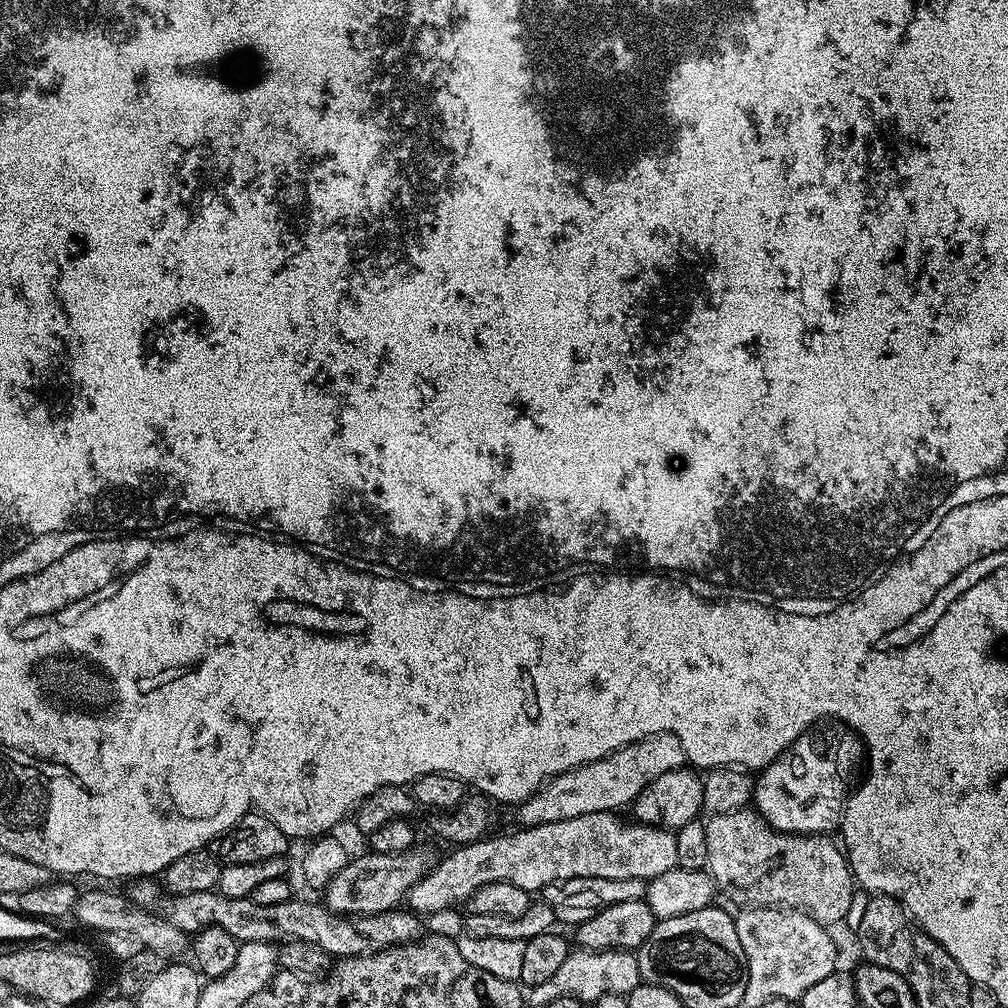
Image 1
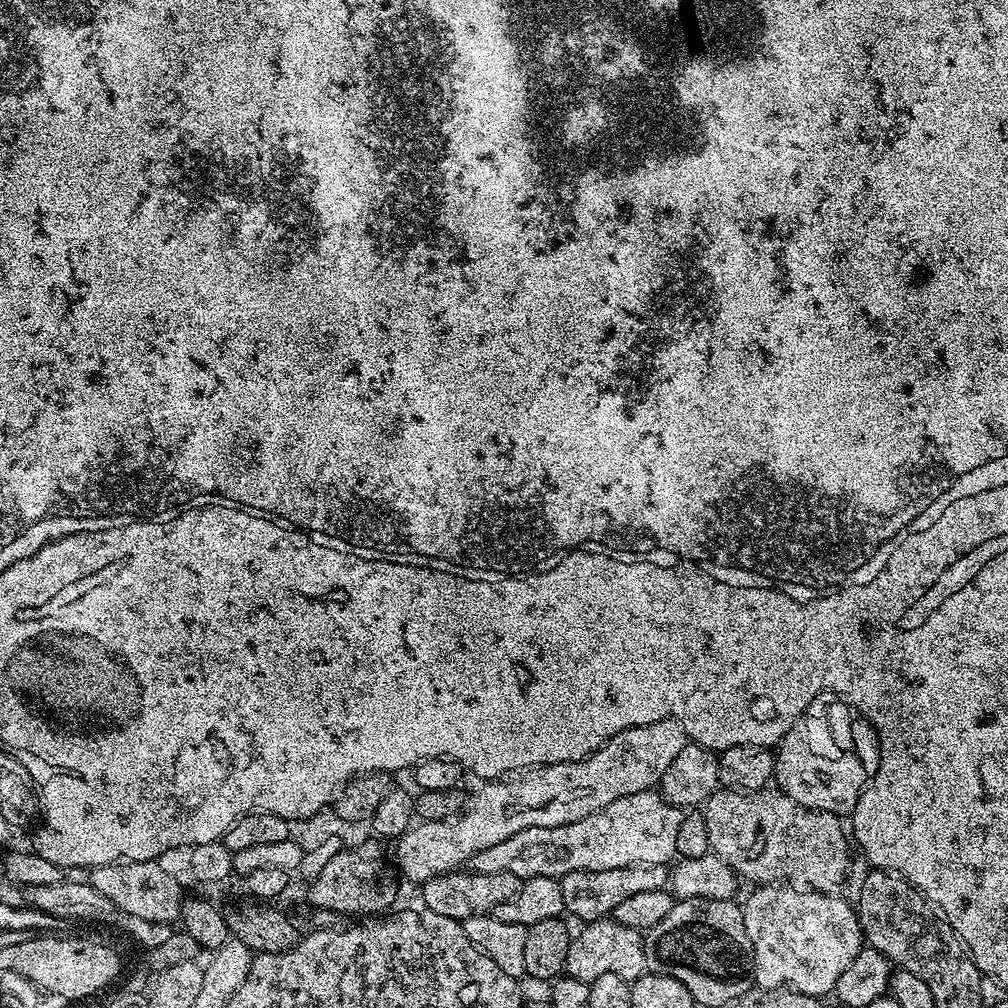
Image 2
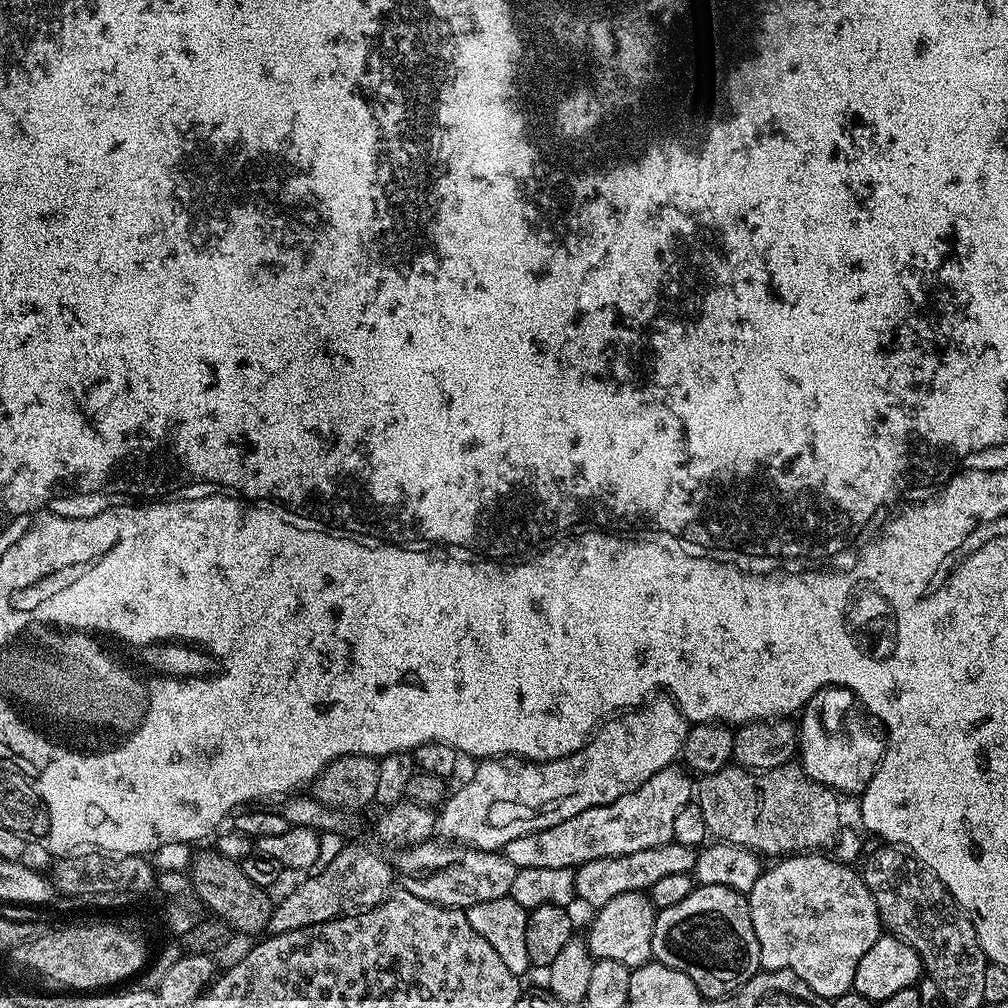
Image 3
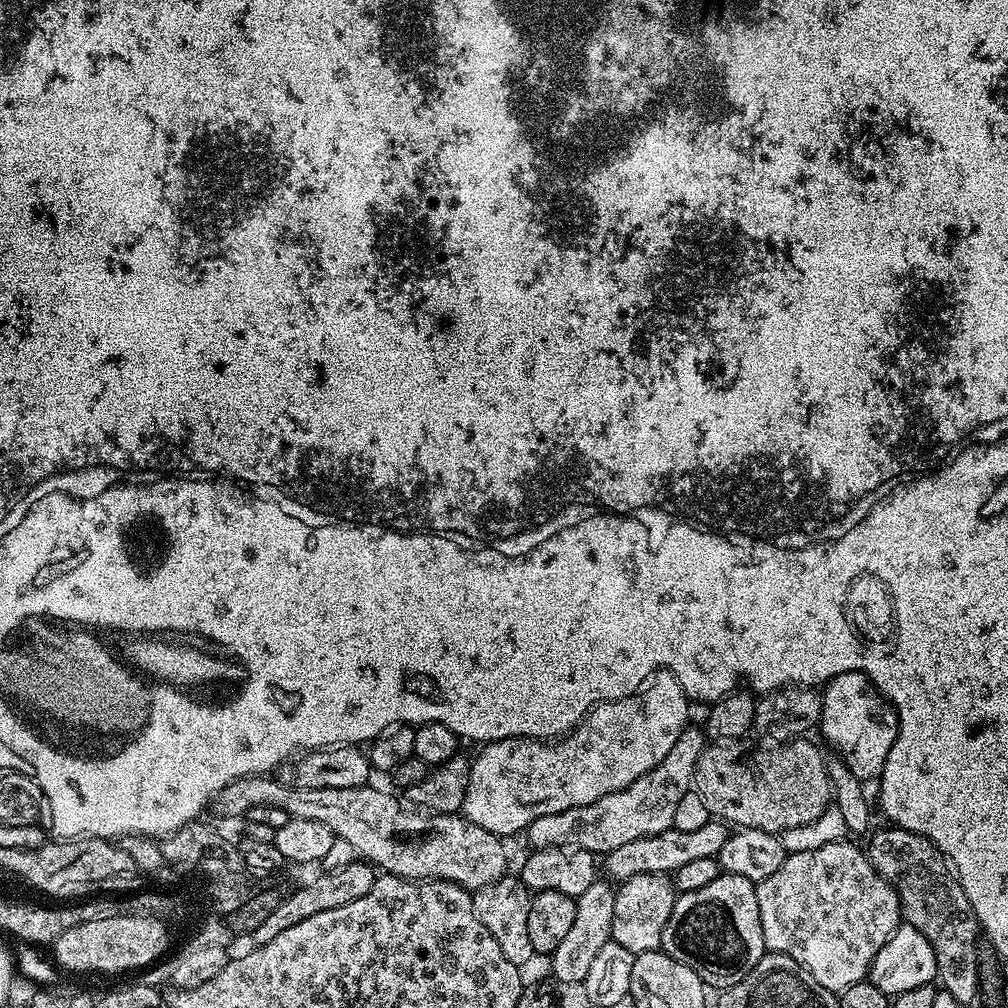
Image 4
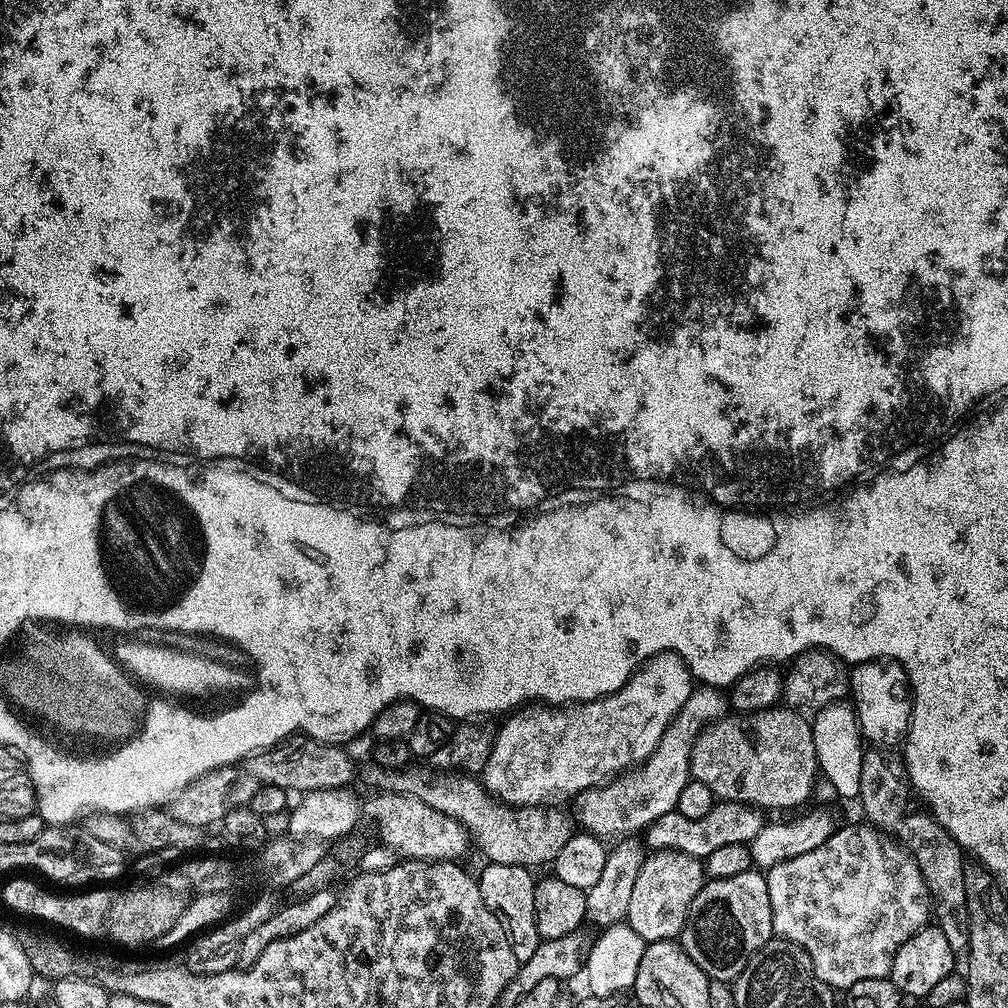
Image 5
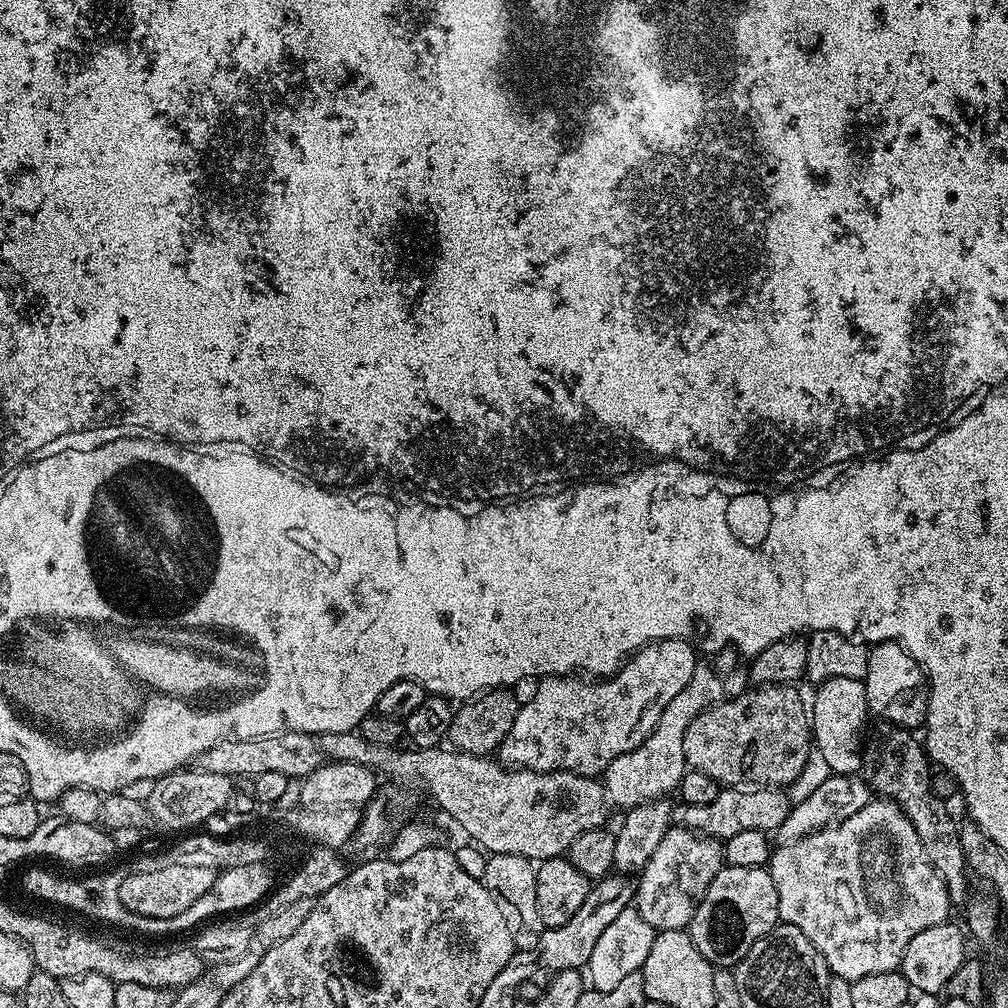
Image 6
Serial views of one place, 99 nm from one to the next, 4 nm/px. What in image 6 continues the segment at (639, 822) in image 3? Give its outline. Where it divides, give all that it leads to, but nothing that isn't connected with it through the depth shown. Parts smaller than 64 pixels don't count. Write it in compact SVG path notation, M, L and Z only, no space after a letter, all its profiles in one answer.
M720 650L715 653L715 656L716 668L712 664L704 664L704 662L697 663L694 674L690 674L690 682L686 682L686 690L681 690L668 703L666 710L662 710L662 718L658 718L658 726L654 726L654 730L648 735L646 742L642 742L642 746L638 746L626 754L618 754L618 758L614 758L610 762L610 766L604 769L602 773L604 790L609 801L615 807L617 804L620 810L636 808L639 804L648 804L652 800L658 800L675 793L679 789L680 780L686 771L686 765L684 763L686 726L690 726L690 722L694 722L694 718L698 718L698 714L702 714L707 708L713 708L722 702L730 702L735 696L742 695L749 687L750 681L747 671L743 667L736 668L738 656L735 651Z

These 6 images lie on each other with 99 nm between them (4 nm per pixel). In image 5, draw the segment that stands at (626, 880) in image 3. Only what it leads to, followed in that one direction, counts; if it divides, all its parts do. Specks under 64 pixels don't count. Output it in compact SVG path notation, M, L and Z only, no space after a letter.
M717 802L710 810L710 814L703 818L685 818L676 811L662 814L662 818L655 820L649 828L644 829L642 840L655 852L681 852L697 858L714 854L714 850L727 844L751 845L752 839L762 827L761 809L753 808L751 804L739 802Z

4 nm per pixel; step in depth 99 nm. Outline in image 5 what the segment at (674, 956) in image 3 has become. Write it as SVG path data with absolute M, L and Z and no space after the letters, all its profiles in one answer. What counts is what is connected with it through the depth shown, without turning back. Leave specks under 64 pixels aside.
M749 870L742 874L734 874L734 878L708 880L701 886L698 894L690 902L678 943L686 954L690 954L690 958L694 958L694 966L705 972L709 981L735 982L742 970L746 970L753 954L762 946L766 946L773 936L767 875L760 870Z

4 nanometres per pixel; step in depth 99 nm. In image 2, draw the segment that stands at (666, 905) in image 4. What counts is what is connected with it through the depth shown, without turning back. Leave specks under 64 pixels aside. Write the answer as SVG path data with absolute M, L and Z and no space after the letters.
M611 917L585 923L583 928L573 937L570 950L567 951L565 973L578 978L584 983L592 983L600 974L618 974L629 982L645 975L646 954L644 953L645 937L638 929L619 924Z

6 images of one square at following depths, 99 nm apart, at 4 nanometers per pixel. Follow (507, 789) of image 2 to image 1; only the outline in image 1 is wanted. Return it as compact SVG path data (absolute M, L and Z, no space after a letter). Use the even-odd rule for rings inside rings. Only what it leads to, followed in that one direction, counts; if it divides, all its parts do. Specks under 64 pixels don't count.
M660 732L657 736L648 736L644 740L639 740L633 744L627 744L625 748L617 748L616 751L612 752L609 756L604 756L600 760L595 760L589 764L584 764L580 768L573 768L571 772L563 772L561 776L557 776L548 781L539 792L536 793L535 797L527 801L526 808L532 811L532 820L536 822L547 822L550 820L565 820L566 818L578 818L582 814L594 814L595 812L616 812L620 810L620 807L631 805L632 801L635 800L638 794L642 794L642 790L646 790L646 786L650 786L650 782L654 782L654 778L662 778L662 774L666 774L670 770L678 770L679 768L685 767L686 757L682 750L682 742L678 742L678 738L674 734L669 732ZM371 850L365 851L365 856L349 859L348 864L341 872L330 880L328 887L323 889L322 900L332 912L339 912L341 916L373 916L379 912L391 912L397 907L396 904L407 897L408 892L428 871L429 861L424 861L424 856L417 850L395 852L394 854L382 854Z

